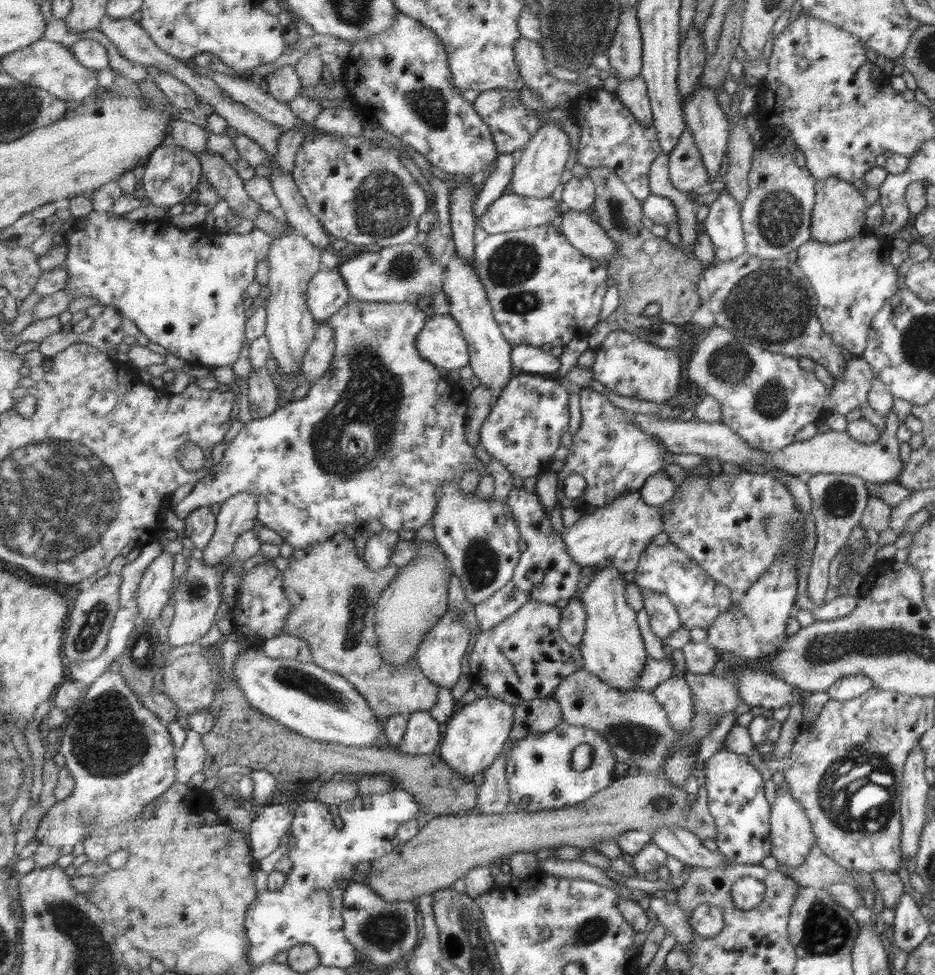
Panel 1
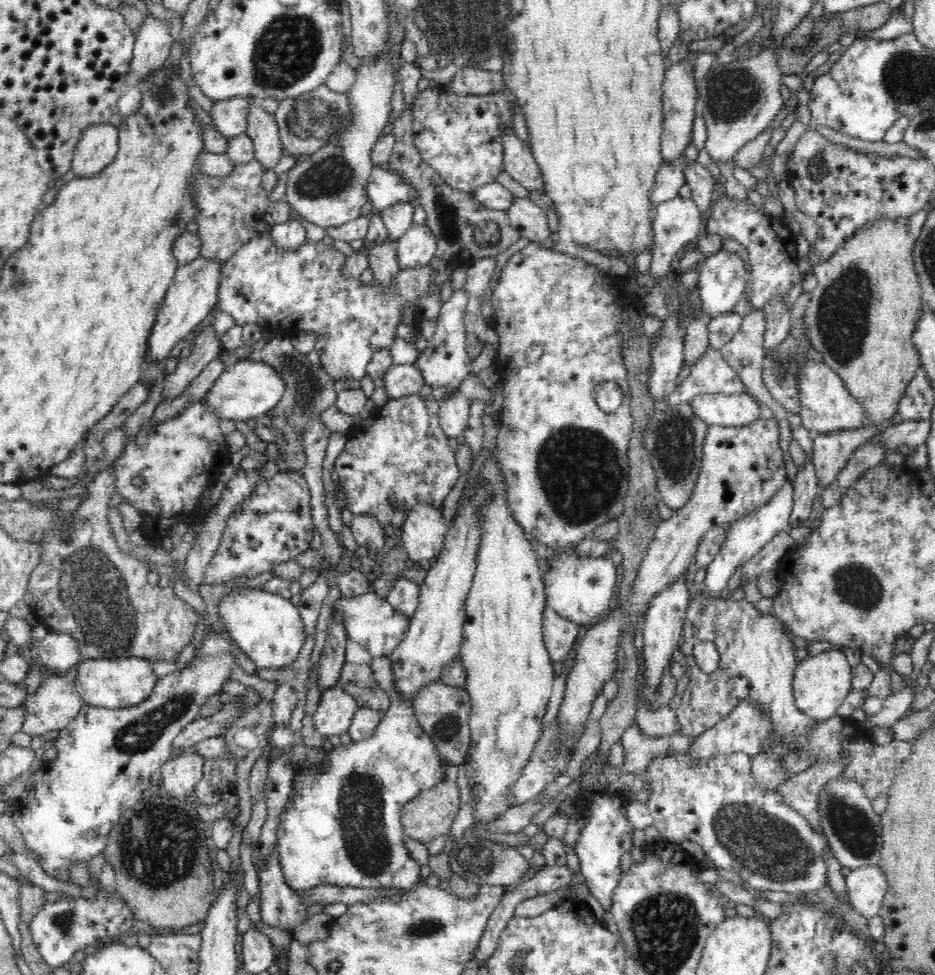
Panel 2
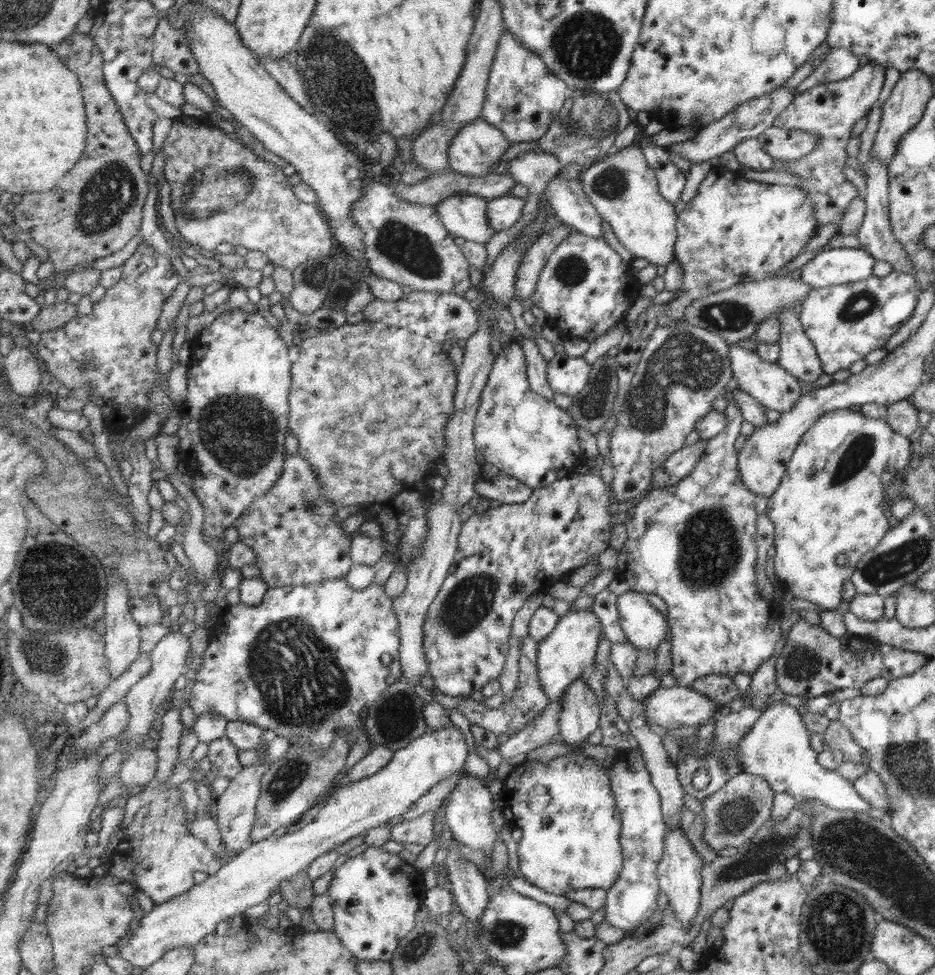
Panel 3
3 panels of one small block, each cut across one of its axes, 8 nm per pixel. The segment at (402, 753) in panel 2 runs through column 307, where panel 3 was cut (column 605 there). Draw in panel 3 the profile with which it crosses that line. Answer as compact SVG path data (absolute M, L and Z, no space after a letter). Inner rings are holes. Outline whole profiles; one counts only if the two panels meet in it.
M558 756L546 764L539 761L524 762L514 766L505 778L505 820L512 828L522 830L522 839L518 844L518 868L524 878L533 886L555 895L565 896L571 889L603 888L609 890L615 882L620 882L625 858L621 843L622 814L615 802L614 791L611 790L611 780L608 769L597 760L579 756ZM535 786L547 786L553 794L551 802L545 806L543 814L535 814L529 810L531 790Z

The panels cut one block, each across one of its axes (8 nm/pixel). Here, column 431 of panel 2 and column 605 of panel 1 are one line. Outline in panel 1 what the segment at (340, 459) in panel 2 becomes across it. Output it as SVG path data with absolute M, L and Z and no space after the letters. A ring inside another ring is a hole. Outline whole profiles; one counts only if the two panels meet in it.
M593 387L582 388L579 395L582 422L569 447L564 469L557 474L557 502L563 507L572 506L576 510L589 506L604 507L613 504L616 497L625 490L639 491L655 474L664 474L669 450L657 435L643 431L643 427L635 423L635 413L617 408ZM575 473L585 478L587 486L579 498L572 499L563 495L563 480Z

